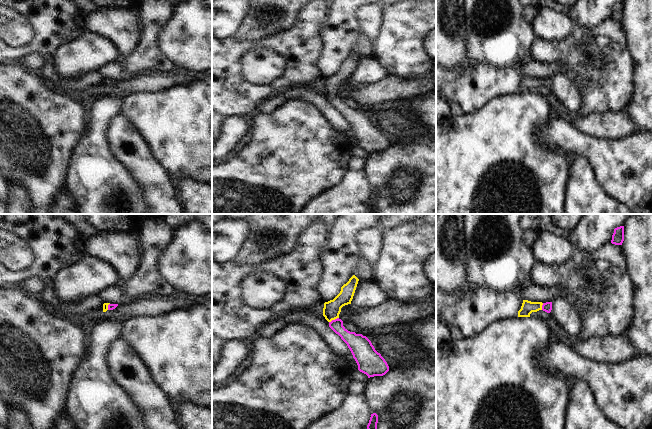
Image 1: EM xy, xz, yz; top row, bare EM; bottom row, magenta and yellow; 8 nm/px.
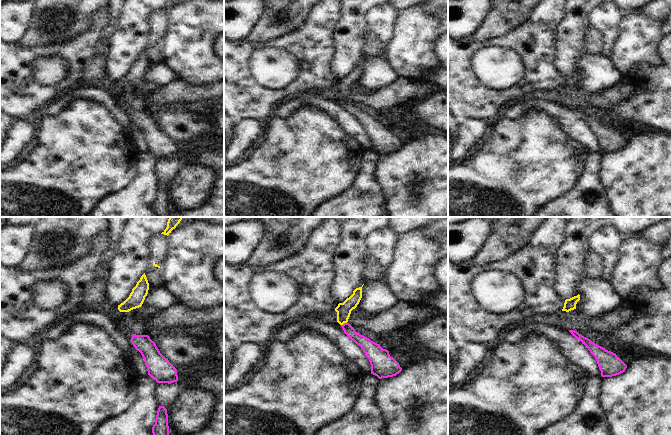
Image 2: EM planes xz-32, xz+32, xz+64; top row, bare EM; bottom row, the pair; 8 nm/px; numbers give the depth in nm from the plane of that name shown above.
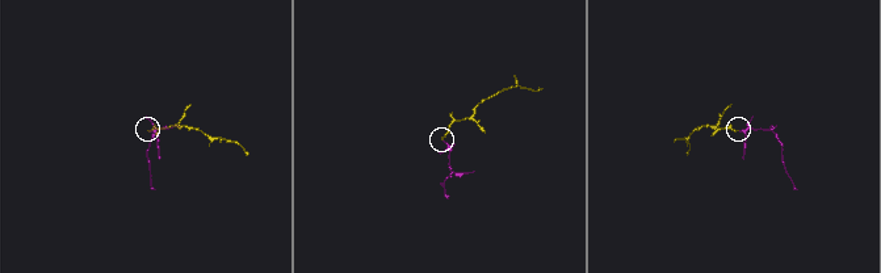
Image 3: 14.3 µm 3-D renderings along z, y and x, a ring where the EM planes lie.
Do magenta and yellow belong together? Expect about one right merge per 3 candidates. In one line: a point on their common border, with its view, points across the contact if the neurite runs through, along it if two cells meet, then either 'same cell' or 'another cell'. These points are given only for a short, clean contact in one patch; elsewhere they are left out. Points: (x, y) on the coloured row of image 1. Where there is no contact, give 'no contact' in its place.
contact xz (333, 320); way xz (355, 342), (333, 320), (332, 308); same cell

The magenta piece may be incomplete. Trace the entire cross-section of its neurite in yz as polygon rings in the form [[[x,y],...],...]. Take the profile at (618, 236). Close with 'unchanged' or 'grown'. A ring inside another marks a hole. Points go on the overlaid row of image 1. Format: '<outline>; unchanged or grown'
[[[620,226],[614,229],[611,243],[615,245],[622,245],[624,241],[624,226]]]; unchanged

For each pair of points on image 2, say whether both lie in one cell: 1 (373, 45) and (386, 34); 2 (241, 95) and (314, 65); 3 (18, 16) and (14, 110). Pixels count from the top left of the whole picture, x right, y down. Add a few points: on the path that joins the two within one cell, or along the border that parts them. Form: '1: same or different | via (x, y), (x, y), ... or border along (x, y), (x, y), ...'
1: different | border along (369, 29), (377, 37), (379, 46), (383, 51)
2: same | via (260, 95), (281, 95), (291, 90), (297, 84)
3: different | border along (16, 42), (10, 45)

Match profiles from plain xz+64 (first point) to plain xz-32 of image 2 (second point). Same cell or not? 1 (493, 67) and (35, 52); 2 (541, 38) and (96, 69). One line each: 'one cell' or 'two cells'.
1: two cells
2: one cell

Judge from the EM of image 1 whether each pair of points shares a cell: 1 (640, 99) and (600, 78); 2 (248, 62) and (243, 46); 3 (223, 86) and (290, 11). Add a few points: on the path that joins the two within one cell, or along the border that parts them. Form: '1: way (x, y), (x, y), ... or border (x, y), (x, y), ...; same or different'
1: border (632, 71), (633, 93), (629, 103), (621, 111); different
2: border (268, 47), (249, 49), (243, 55), (242, 74); different
3: border (289, 28), (257, 40), (244, 40); different

